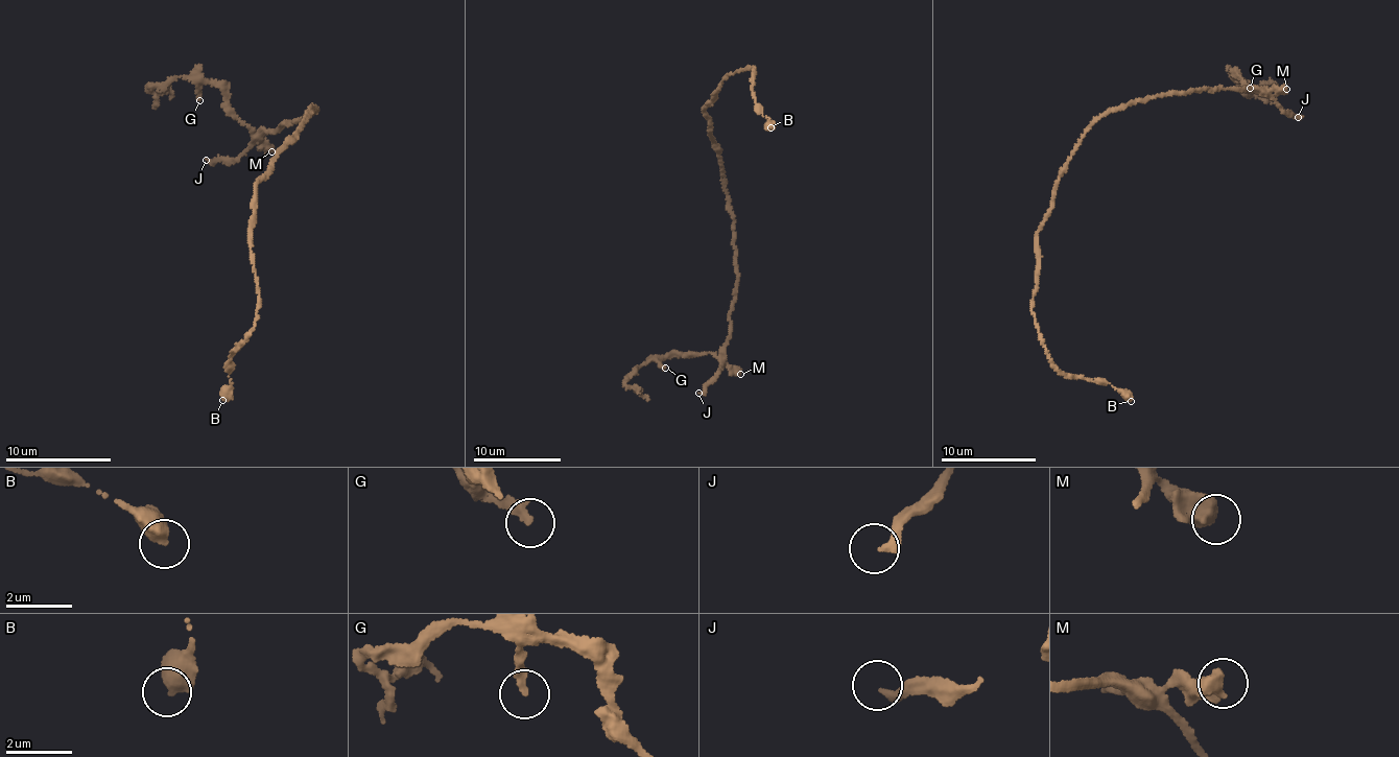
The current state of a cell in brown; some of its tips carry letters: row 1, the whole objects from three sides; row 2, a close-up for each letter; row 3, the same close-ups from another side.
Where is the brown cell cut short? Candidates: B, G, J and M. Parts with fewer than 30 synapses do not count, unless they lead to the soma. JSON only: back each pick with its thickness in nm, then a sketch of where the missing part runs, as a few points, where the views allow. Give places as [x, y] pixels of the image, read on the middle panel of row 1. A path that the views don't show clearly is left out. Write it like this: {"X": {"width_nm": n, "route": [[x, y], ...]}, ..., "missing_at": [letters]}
{"J": {"width_nm": 240, "route": [[698, 393], [705, 402], [722, 410], [756, 418], [783, 399], [789, 388]]}, "missing_at": ["J"]}

